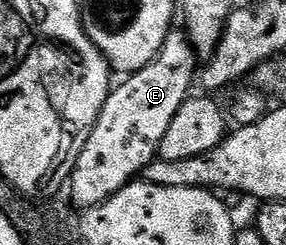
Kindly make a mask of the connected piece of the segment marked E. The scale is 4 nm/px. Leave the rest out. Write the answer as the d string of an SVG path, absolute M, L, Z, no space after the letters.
M184 29L170 30L159 56L147 68L128 75L110 89L99 112L79 160L75 160L73 174L67 183L67 194L82 211L103 204L115 192L134 181L158 157L163 136L171 128L171 120L179 108L191 97L199 59Z

